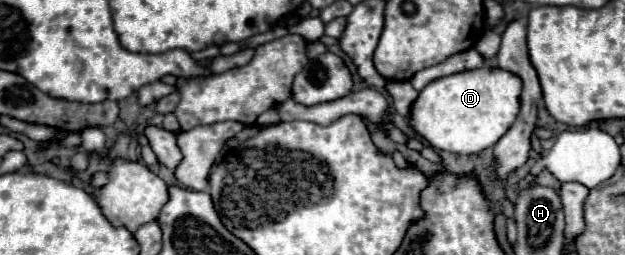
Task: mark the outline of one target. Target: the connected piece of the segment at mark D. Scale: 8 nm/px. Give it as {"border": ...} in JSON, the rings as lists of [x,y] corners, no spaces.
{"border":[[[479,68],[451,74],[427,84],[415,98],[409,124],[417,136],[427,140],[433,148],[457,154],[481,152],[509,130],[519,114],[521,80],[501,68]]]}

